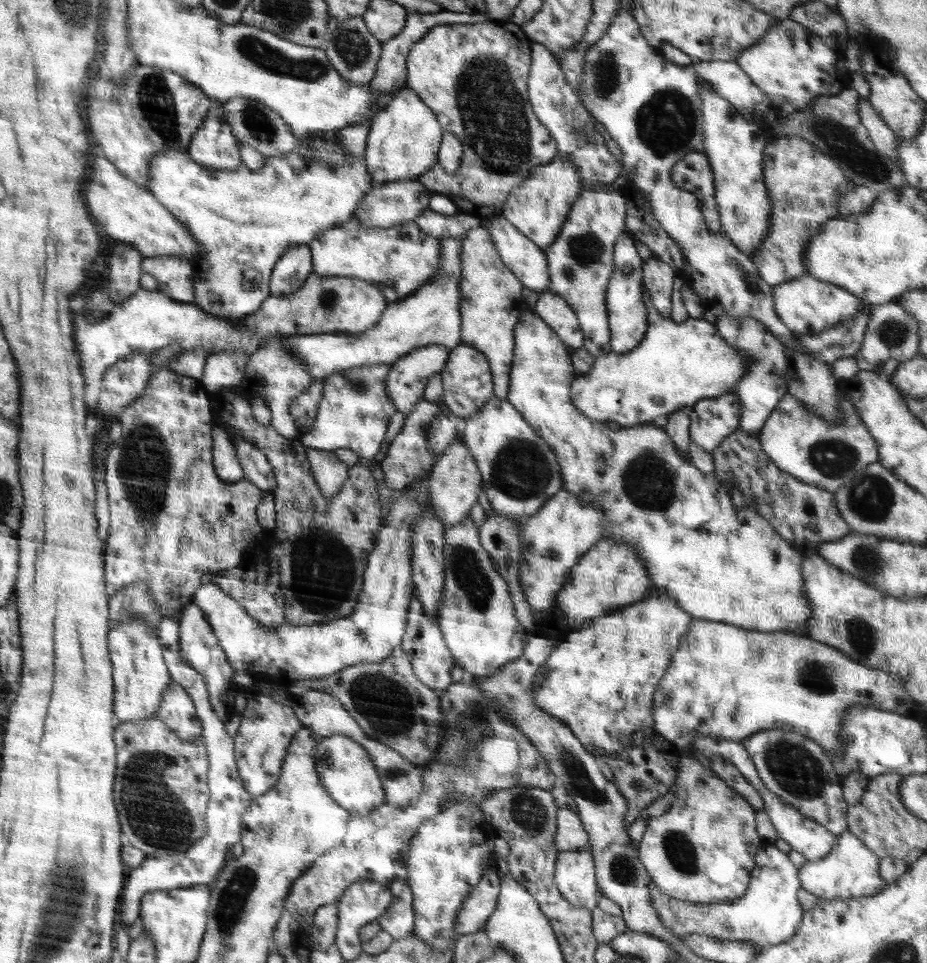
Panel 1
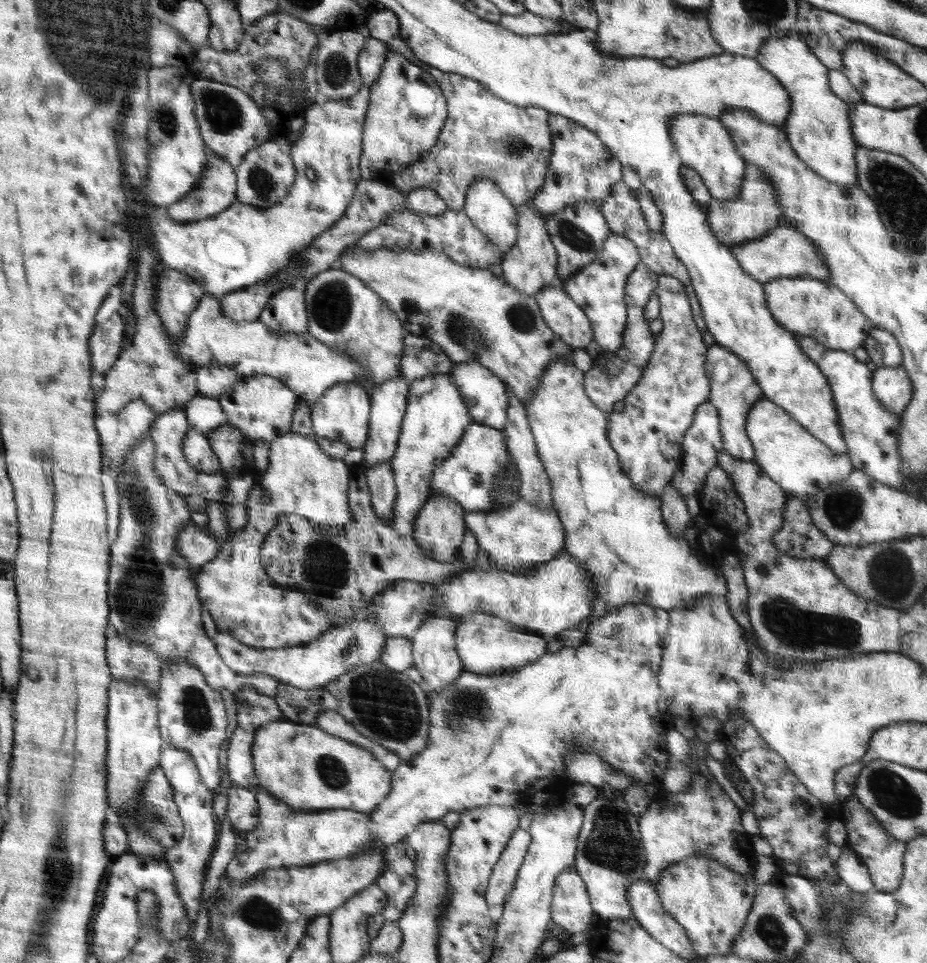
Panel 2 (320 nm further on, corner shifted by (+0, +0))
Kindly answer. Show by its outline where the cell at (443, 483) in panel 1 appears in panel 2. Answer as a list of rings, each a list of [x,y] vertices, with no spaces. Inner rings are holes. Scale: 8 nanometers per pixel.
[[[443,494],[432,495],[421,508],[415,523],[417,526],[412,535],[426,556],[438,562],[454,562],[458,558],[467,522],[466,510],[456,500]]]

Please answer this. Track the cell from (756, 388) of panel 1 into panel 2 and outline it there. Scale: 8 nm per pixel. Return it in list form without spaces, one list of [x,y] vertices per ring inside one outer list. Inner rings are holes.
[[[718,344],[707,347],[705,369],[710,378],[711,392],[709,402],[718,411],[719,429],[722,435],[722,448],[735,459],[753,461],[754,449],[746,434],[746,421],[750,409],[764,398],[758,381],[754,379],[749,368],[738,356]]]

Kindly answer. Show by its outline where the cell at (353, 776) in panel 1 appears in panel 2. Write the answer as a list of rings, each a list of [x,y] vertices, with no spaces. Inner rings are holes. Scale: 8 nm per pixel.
[[[280,719],[278,724],[266,724],[262,732],[258,732],[258,748],[254,748],[254,756],[258,756],[262,789],[298,812],[342,808],[368,814],[393,791],[392,772],[372,753],[323,732],[316,723],[310,725]]]

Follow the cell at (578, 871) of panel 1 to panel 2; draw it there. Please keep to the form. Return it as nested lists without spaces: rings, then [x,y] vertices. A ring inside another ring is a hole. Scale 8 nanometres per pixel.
[[[572,868],[557,877],[553,891],[553,921],[572,935],[590,928],[592,904],[586,885]]]

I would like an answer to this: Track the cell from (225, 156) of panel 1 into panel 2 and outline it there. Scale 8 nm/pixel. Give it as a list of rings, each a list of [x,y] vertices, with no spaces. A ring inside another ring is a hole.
[[[207,150],[209,164],[199,185],[184,199],[167,206],[169,216],[182,223],[210,218],[226,210],[236,198],[235,169]]]

